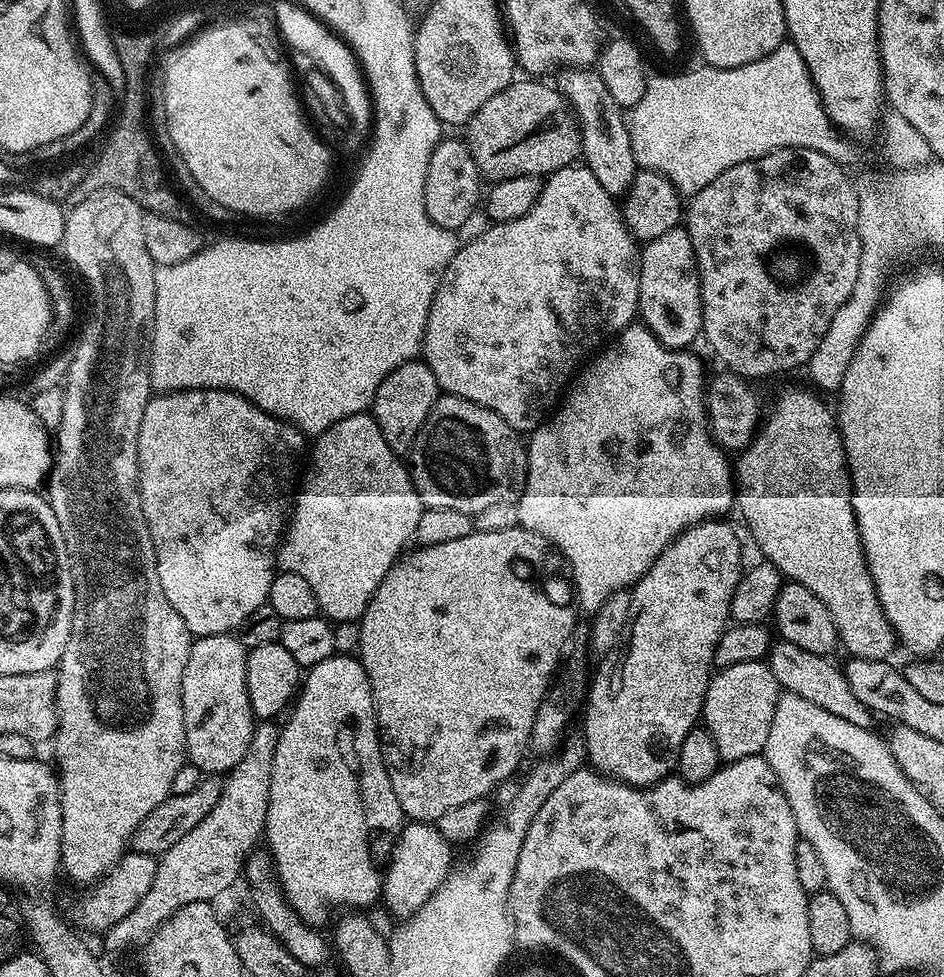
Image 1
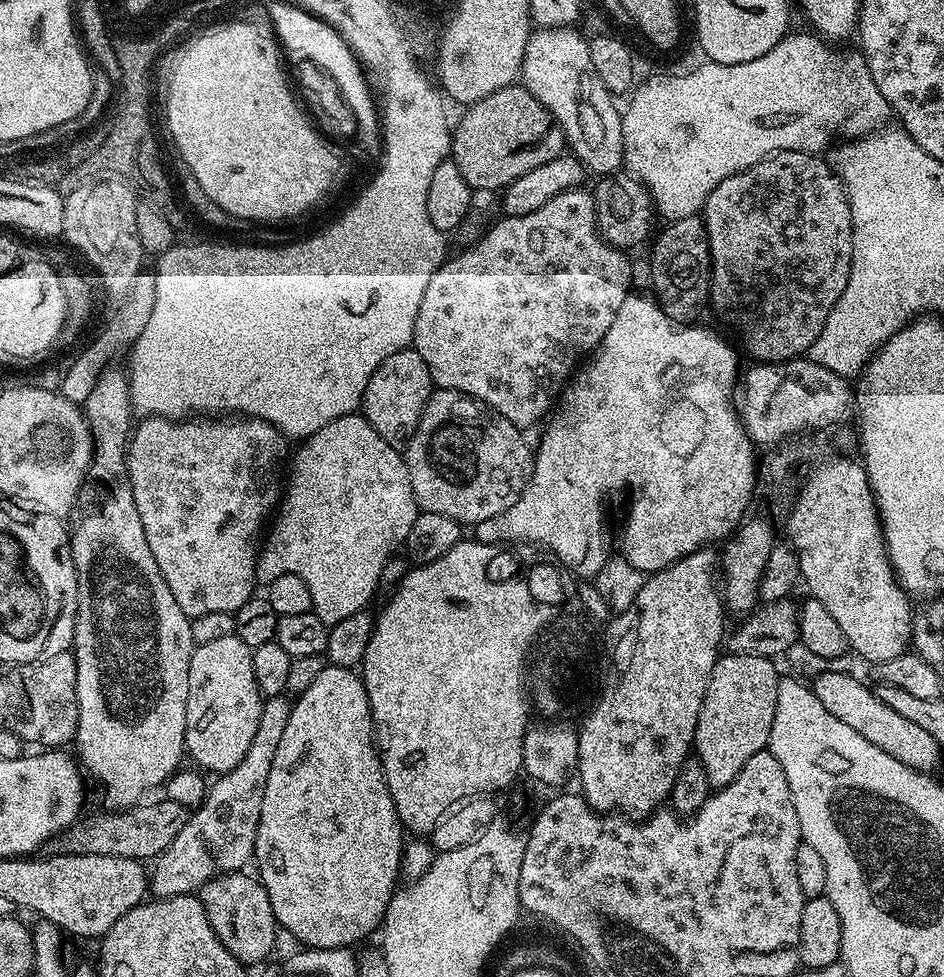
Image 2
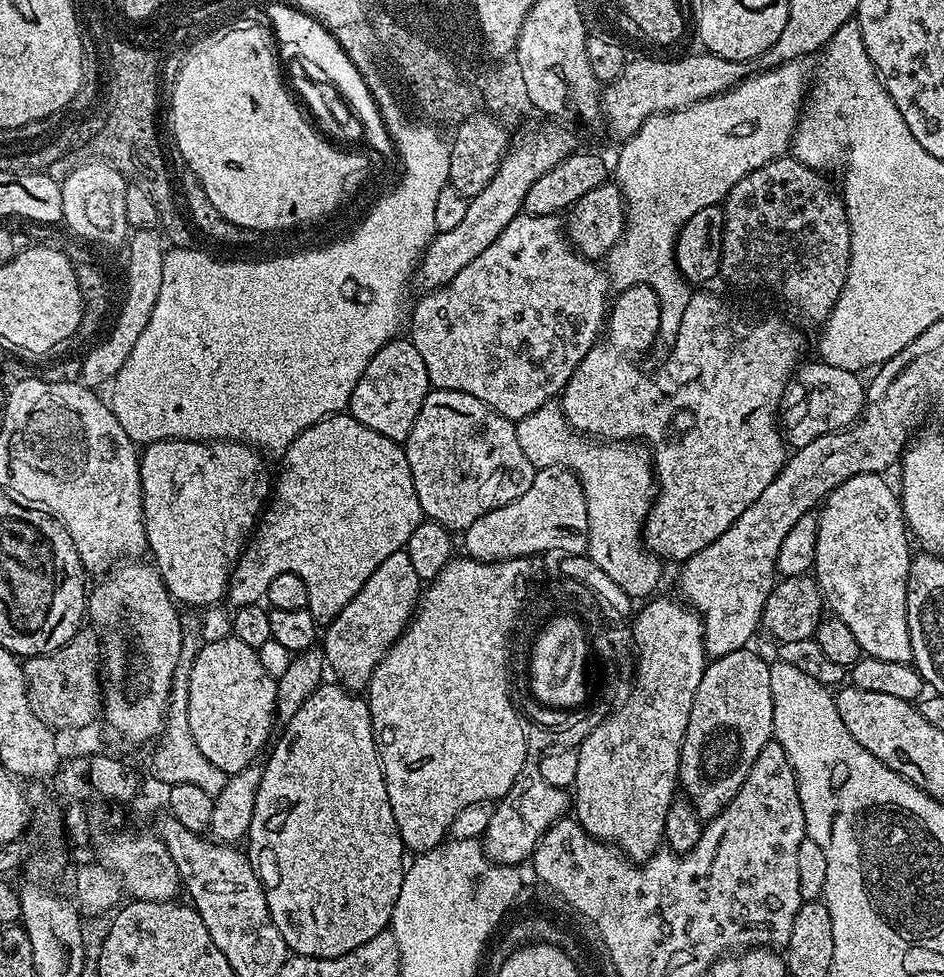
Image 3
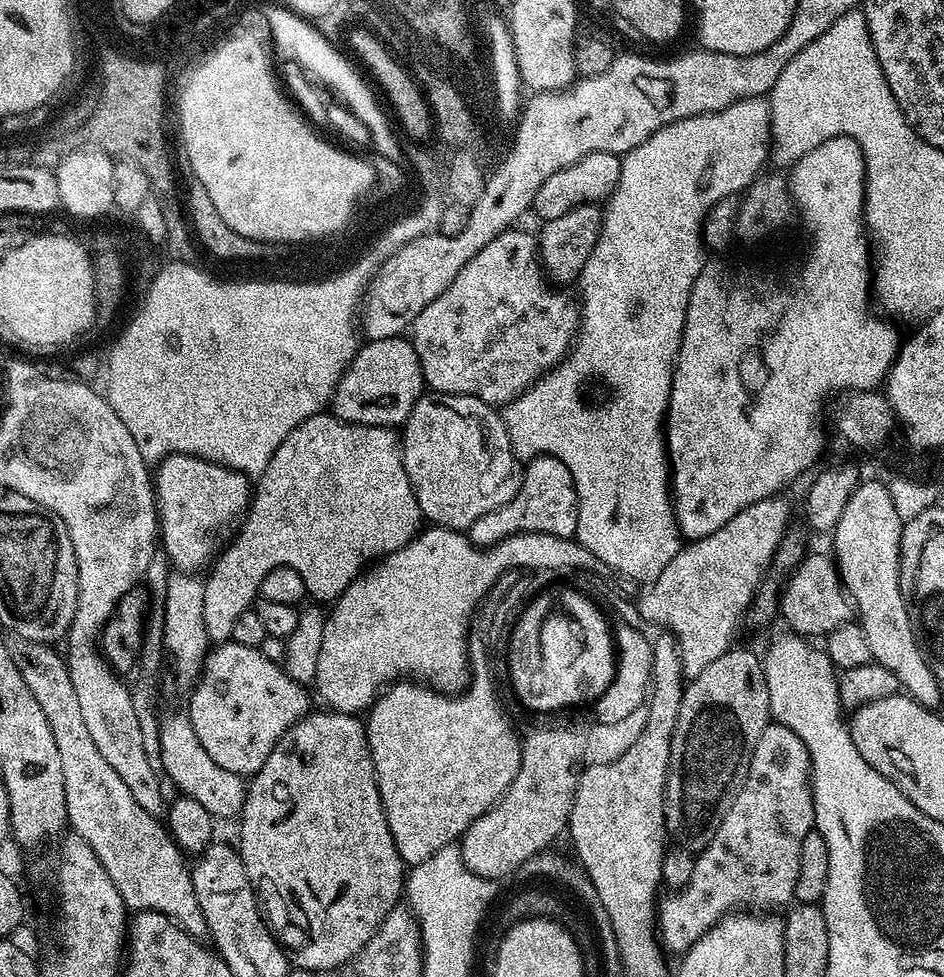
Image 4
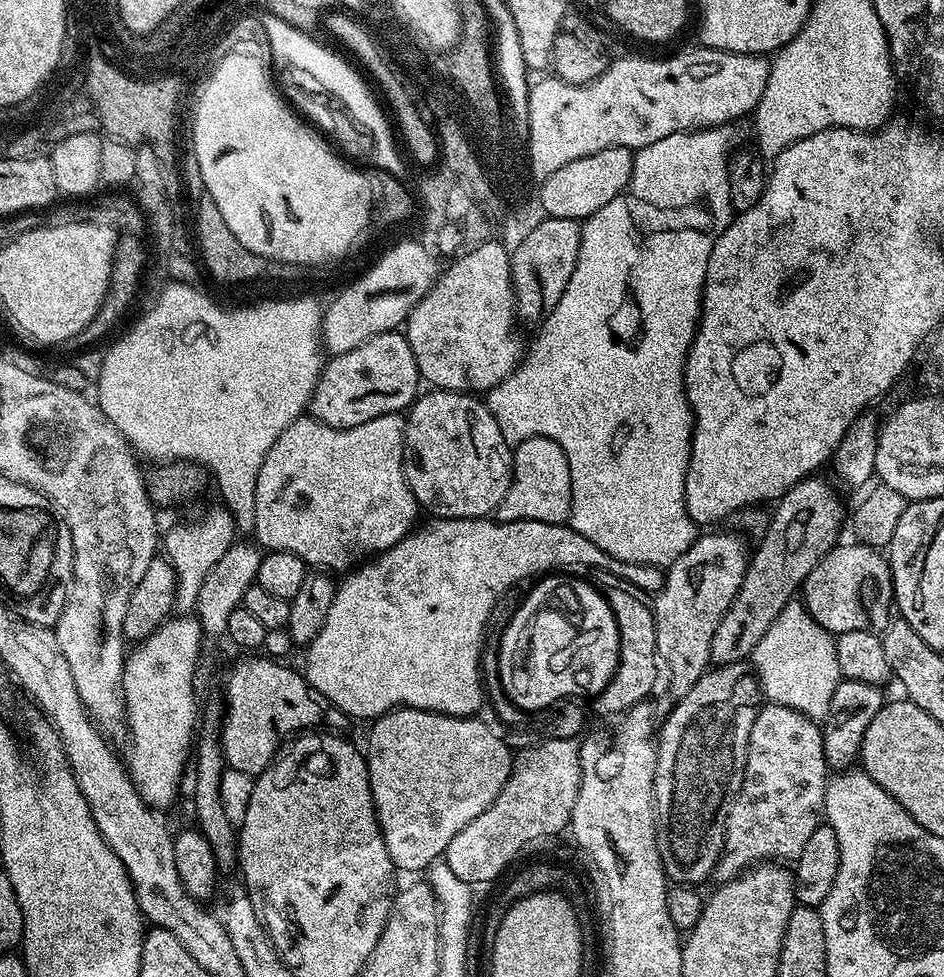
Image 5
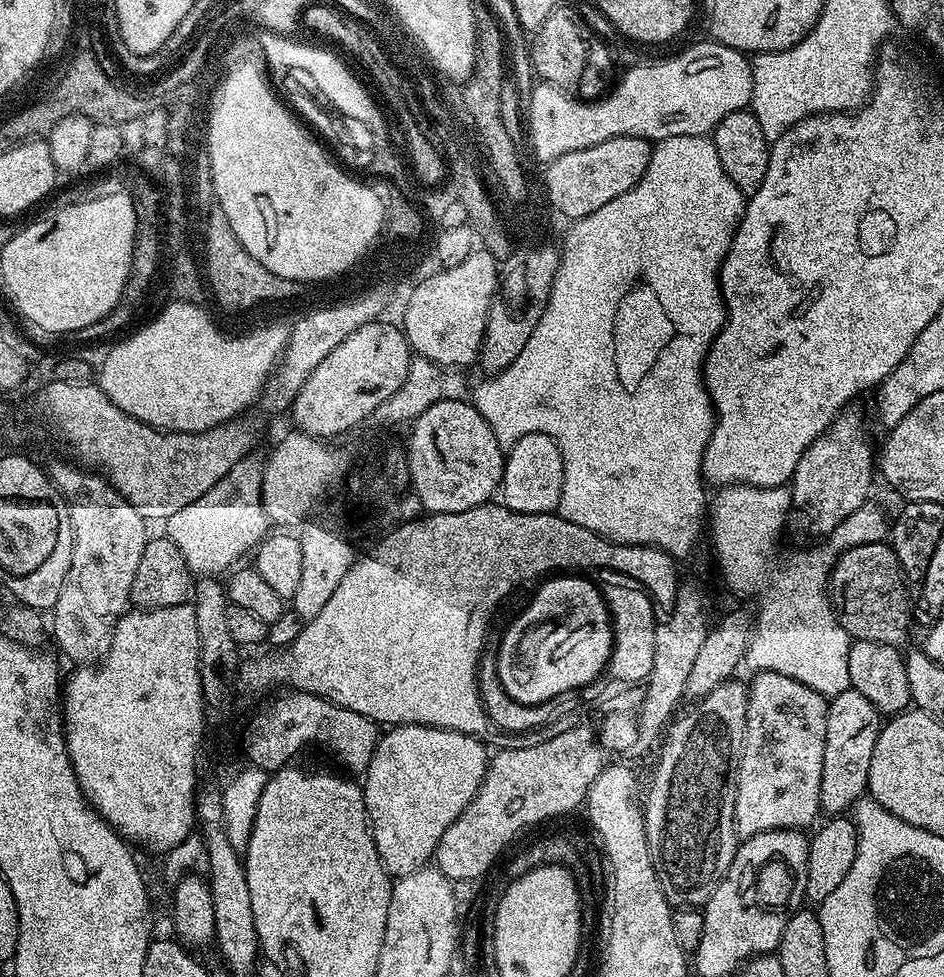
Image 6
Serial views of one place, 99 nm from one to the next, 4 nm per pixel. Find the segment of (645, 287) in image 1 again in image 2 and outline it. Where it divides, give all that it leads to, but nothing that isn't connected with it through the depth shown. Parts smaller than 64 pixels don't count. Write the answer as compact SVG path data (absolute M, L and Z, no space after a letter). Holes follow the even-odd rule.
M699 215L687 216L681 220L673 220L663 225L660 237L658 235L651 241L652 244L652 288L656 291L656 300L660 308L673 321L676 326L688 326L700 316L700 311L706 308L712 291L712 259L710 246L703 219Z

